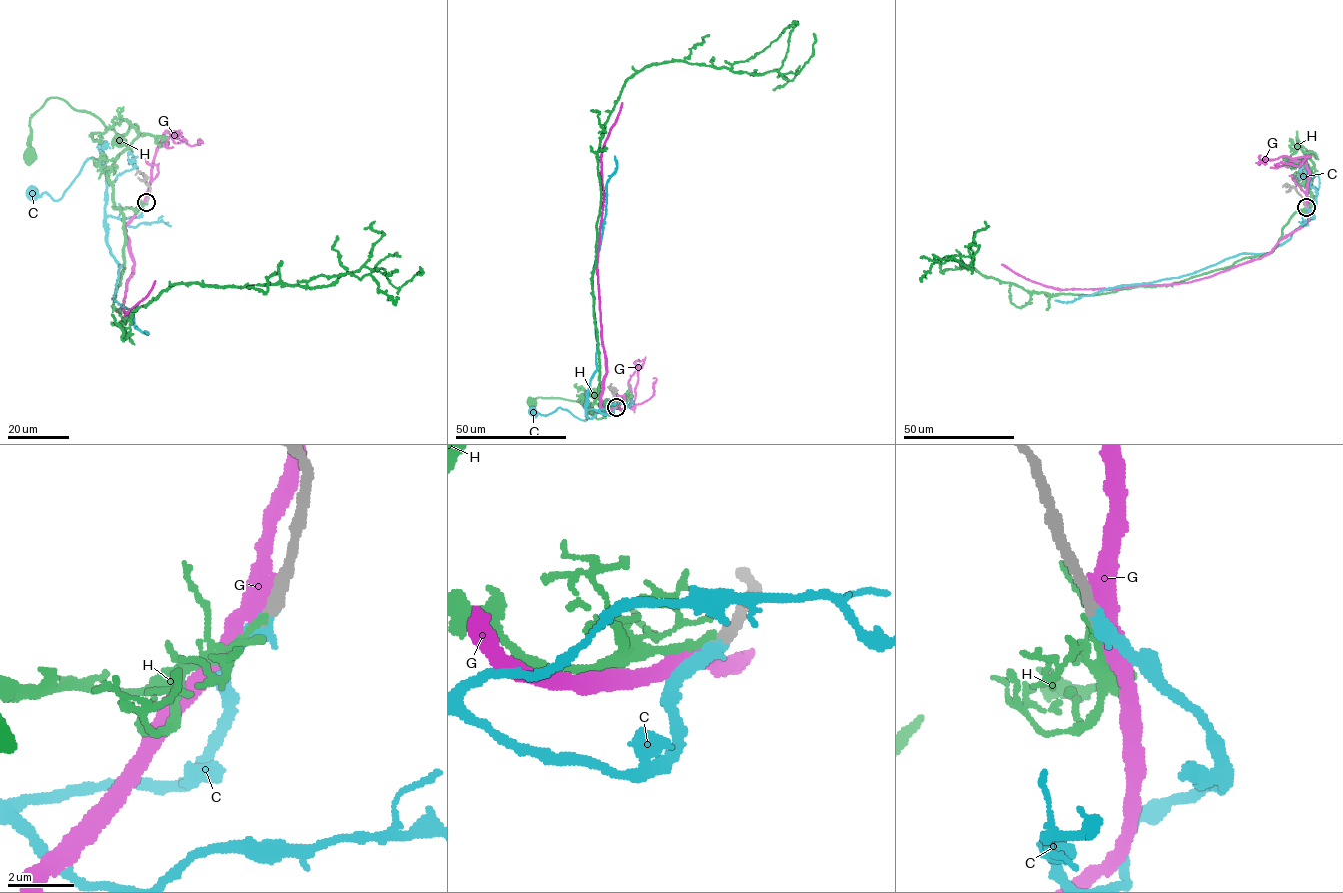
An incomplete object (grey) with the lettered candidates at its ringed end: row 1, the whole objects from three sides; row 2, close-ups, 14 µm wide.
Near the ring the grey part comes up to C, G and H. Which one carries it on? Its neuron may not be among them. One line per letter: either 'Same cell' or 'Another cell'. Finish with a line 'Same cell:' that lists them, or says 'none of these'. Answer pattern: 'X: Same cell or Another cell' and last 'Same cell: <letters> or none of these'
C: Same cell
G: Another cell
H: Another cell
Same cell: C

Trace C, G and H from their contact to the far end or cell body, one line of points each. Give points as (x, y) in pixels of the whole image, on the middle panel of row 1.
C: (616, 406), (609, 415), (588, 409), (585, 420), (560, 408), (543, 415), (533, 411)
G: (615, 406), (603, 409), (600, 405), (606, 361), (597, 257), (603, 197), (602, 149), (622, 102)
H: (615, 406), (595, 403), (588, 411), (609, 410), (597, 418), (574, 400), (536, 397), (530, 406), (531, 401)

